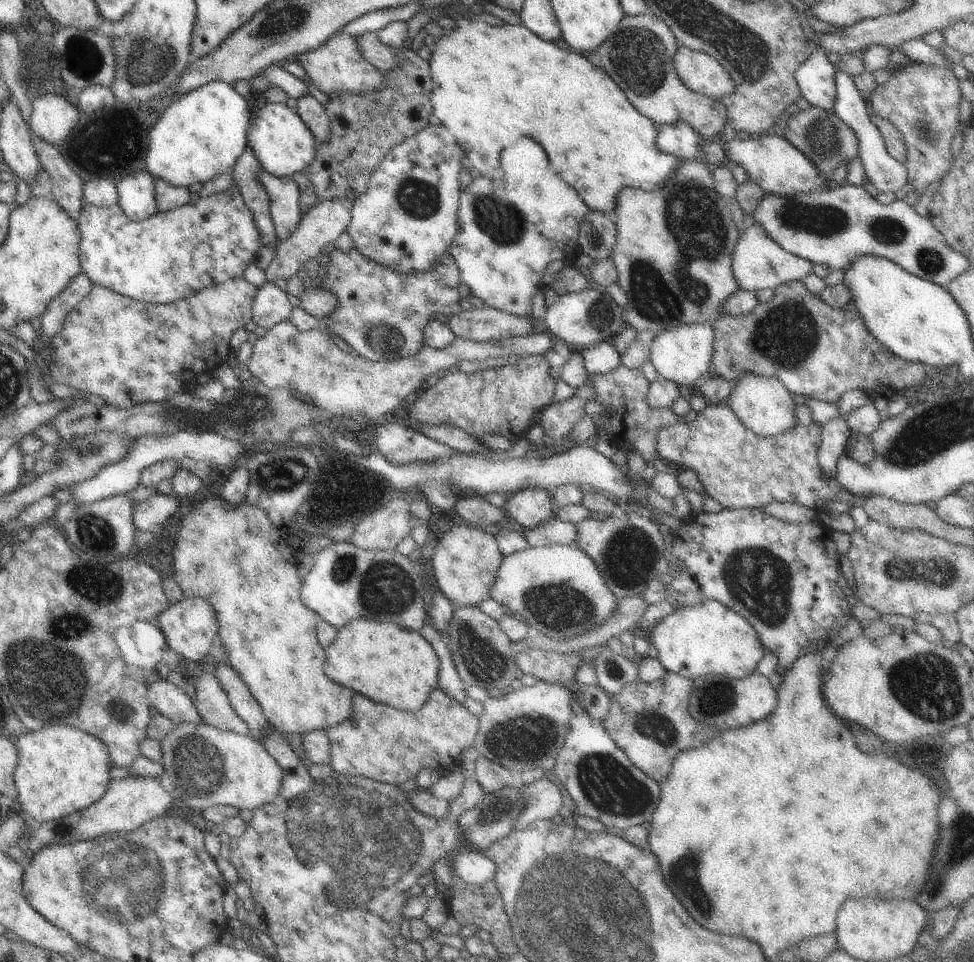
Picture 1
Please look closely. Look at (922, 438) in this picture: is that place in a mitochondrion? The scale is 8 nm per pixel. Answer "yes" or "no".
yes

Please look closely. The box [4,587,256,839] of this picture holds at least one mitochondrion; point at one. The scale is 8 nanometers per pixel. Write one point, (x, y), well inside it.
(200, 766)

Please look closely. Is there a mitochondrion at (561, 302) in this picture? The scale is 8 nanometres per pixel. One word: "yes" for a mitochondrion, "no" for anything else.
no

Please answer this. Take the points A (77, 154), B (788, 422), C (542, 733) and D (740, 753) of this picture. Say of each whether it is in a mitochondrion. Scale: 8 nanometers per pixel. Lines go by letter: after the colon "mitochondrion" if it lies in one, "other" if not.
A: other
B: other
C: mitochondrion
D: other

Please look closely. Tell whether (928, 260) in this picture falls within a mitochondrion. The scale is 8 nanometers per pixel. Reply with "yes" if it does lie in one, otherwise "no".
yes

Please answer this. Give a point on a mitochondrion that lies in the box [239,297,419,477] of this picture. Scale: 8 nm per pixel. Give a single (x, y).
(382, 338)

